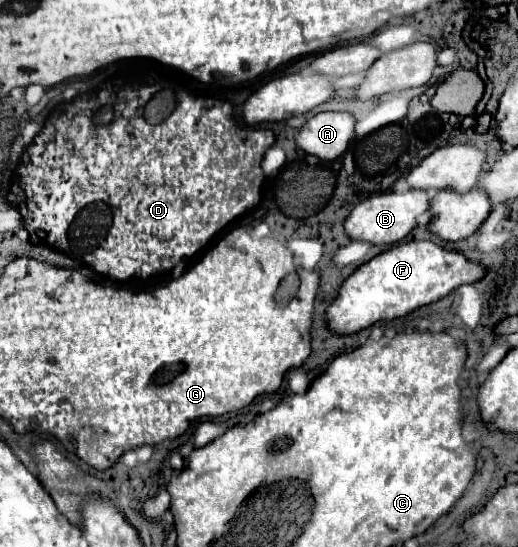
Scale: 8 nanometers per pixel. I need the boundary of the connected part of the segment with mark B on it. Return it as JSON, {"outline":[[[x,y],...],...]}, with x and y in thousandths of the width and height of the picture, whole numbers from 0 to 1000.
{"outline":[[[786,346],[786,349],[751,349],[739,356],[716,356],[705,367],[689,371],[678,393],[666,404],[666,422],[678,437],[701,437],[728,448],[766,444],[782,437],[805,411],[805,397],[828,382],[832,356],[820,346]]]}

